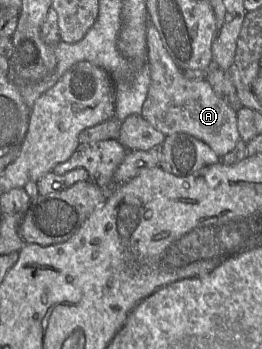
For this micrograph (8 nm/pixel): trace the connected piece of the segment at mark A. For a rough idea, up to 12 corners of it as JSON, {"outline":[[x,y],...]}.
{"outline":[[147,28],[151,83],[142,116],[220,158],[240,139],[236,111],[185,77]]}

